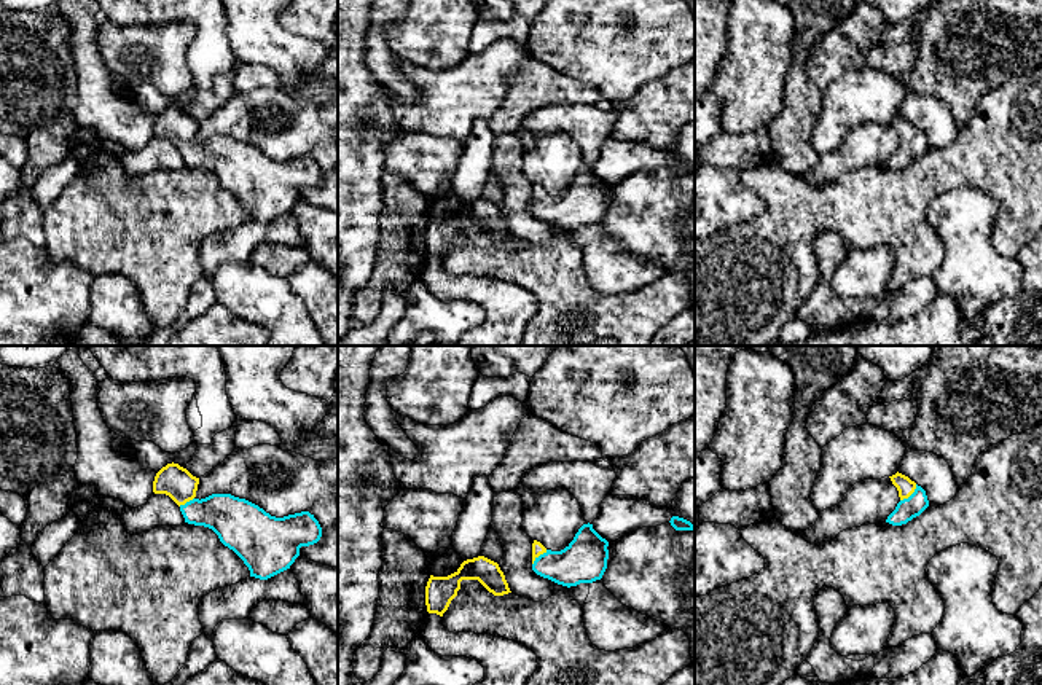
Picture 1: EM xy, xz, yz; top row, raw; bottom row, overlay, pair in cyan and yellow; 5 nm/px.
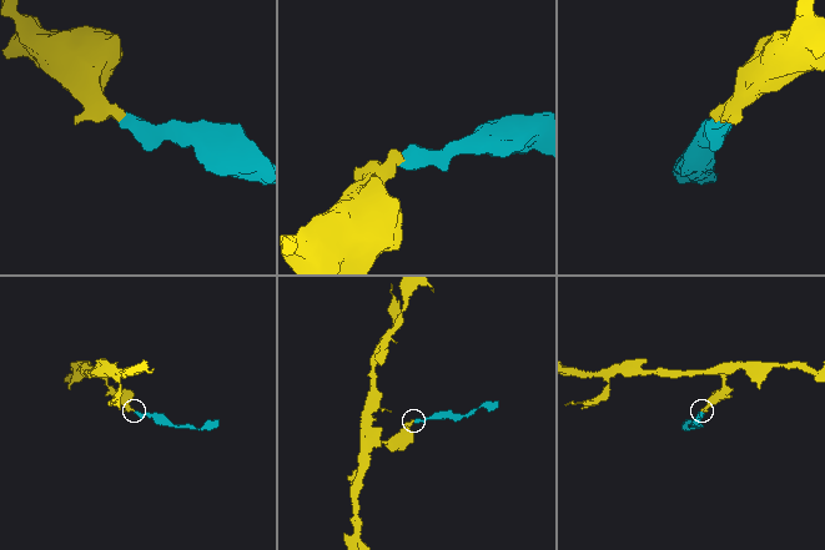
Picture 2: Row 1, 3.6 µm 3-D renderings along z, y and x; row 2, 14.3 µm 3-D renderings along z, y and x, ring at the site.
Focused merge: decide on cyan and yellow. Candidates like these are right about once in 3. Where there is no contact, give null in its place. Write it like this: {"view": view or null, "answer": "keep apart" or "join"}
{"view": "yz", "answer": "join"}

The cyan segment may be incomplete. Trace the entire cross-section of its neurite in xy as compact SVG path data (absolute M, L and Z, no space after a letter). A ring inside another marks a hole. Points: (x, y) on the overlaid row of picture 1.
M172 462L156 473L153 492L169 495L180 507L185 523L212 529L244 561L250 577L268 580L290 569L300 548L322 537L322 527L309 511L276 518L231 494L199 500L198 484L199 478Z

